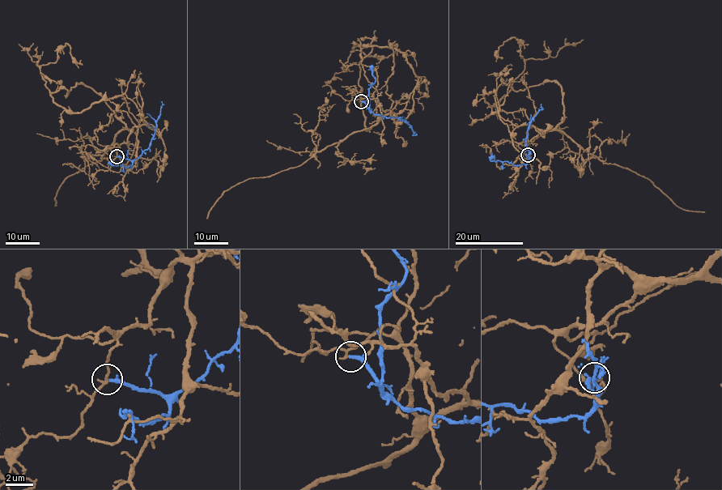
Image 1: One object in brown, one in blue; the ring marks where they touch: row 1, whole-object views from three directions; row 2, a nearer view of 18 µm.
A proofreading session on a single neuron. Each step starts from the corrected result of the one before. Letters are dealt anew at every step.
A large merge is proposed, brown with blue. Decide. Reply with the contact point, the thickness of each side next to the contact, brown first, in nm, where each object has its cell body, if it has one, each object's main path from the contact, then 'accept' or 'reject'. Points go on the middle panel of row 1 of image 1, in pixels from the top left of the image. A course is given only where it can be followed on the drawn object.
at (361, 101); 160 nm thick on the brown side, 280 nm on the other; no cell body on brown; no cell body on blue; brown runs (361, 101), (373, 95), (369, 129), (359, 62), (371, 48), (354, 46), (387, 57), (395, 45), (397, 55); blue runs (361, 101), (366, 103), (375, 114), (405, 121), (412, 128), (413, 134), (416, 134); reject

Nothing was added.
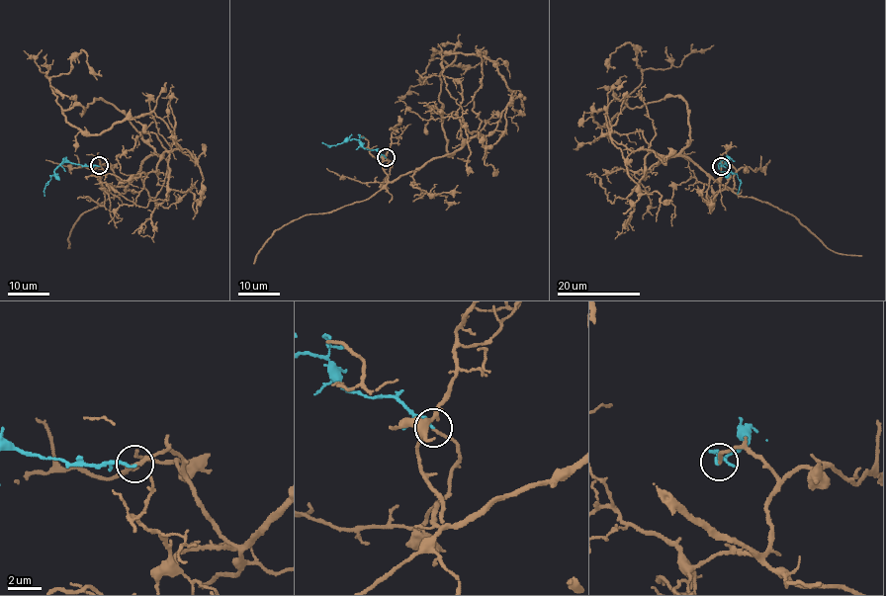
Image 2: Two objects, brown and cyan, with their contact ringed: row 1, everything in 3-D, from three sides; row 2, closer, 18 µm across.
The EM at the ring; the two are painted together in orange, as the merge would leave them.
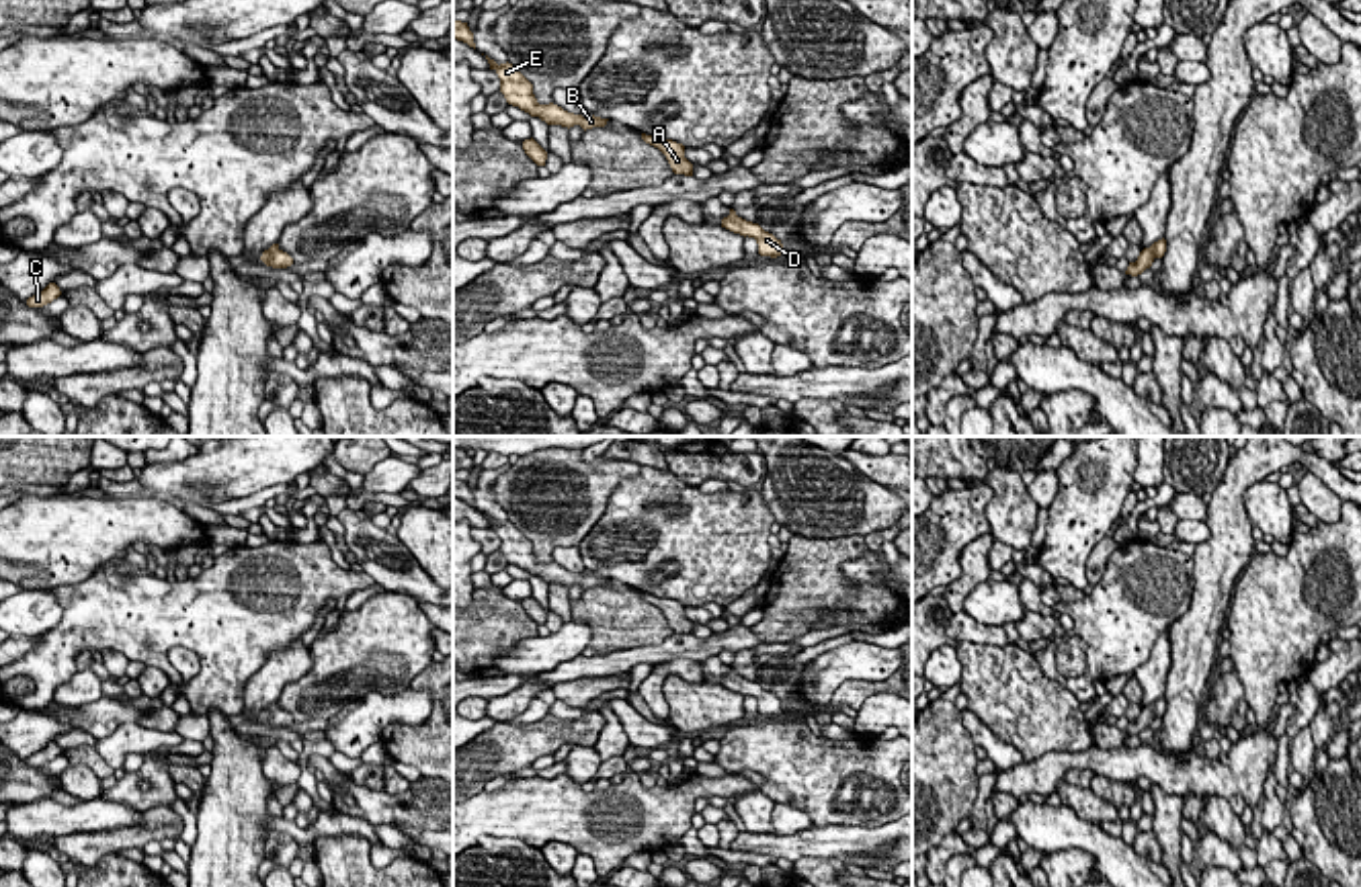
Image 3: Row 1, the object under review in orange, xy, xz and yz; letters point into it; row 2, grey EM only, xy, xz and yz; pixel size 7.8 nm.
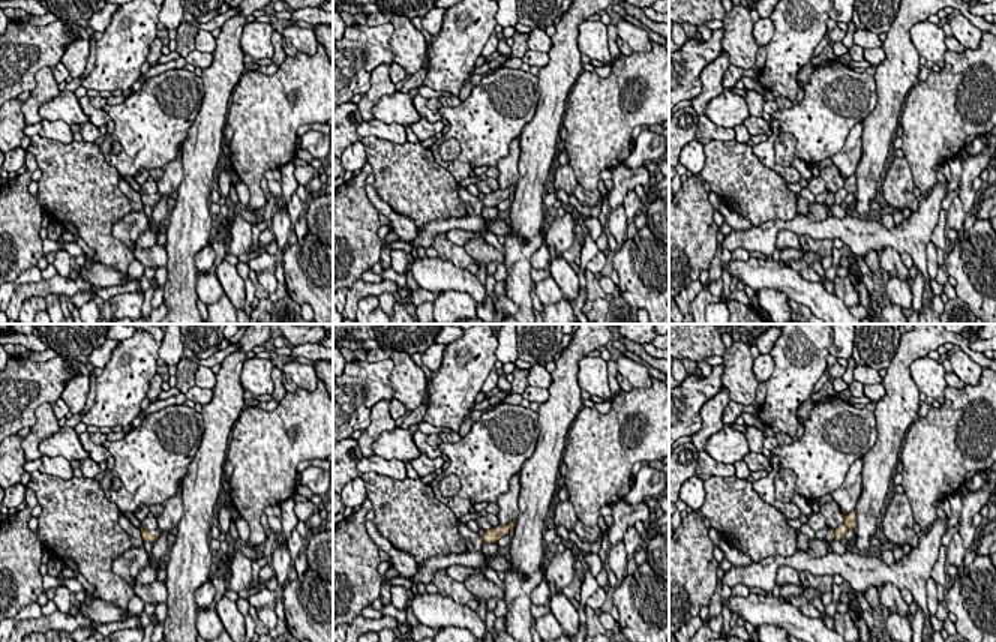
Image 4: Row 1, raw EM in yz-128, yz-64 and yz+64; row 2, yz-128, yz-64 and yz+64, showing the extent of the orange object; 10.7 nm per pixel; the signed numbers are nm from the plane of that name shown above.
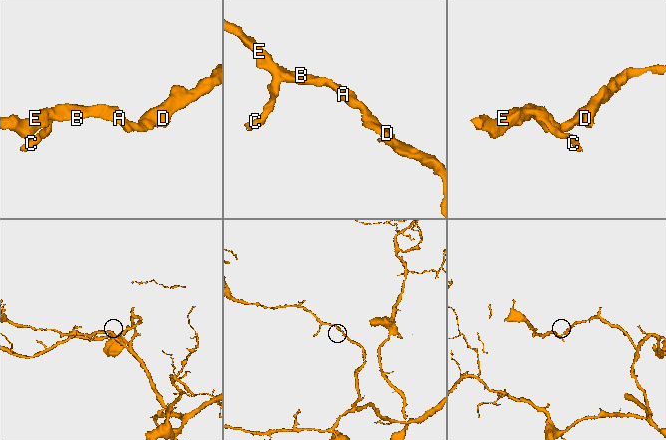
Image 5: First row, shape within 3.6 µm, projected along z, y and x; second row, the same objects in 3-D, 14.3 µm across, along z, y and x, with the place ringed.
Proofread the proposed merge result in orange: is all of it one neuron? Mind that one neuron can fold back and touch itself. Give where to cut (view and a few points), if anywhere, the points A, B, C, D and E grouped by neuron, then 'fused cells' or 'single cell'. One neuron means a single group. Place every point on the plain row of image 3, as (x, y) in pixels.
cut none; groups A B C D E; single cell

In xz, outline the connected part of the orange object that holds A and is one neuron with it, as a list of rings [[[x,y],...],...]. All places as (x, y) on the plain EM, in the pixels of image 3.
[[[642,592],[642,598],[654,606],[658,606],[674,633],[693,635],[693,623],[685,617],[685,604],[672,598],[656,598],[652,594]]]

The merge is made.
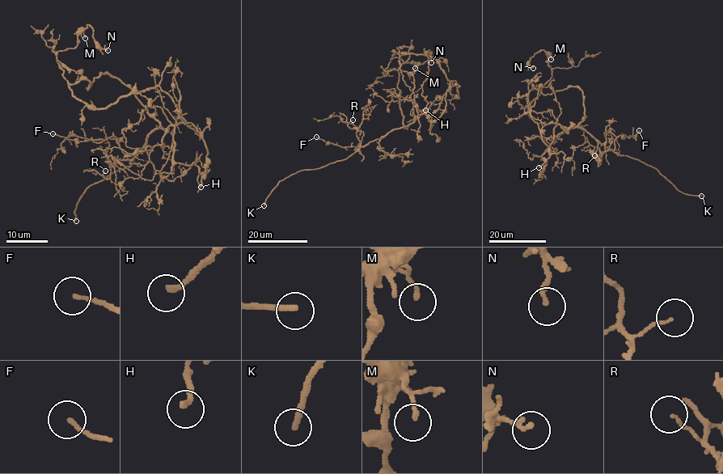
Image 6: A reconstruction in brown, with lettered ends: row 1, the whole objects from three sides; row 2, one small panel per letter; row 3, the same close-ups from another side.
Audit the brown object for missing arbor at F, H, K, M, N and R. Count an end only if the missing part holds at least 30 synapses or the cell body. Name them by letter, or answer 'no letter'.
K

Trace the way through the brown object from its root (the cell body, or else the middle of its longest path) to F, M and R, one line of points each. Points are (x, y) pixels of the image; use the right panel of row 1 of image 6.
F: (584, 106), (585, 115), (578, 125), (612, 150), (620, 135), (630, 137), (636, 135), (639, 130)
M: (584, 106), (580, 87), (568, 86), (544, 95), (532, 87), (540, 89), (550, 78), (551, 59)
R: (584, 106), (585, 115), (578, 125), (612, 150), (602, 151), (600, 161), (594, 155)

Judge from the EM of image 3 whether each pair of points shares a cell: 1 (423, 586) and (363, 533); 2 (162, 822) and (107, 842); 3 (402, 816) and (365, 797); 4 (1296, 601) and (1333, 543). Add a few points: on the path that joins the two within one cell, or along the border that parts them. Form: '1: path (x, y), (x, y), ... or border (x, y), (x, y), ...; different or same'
1: path (408, 578), (376, 547); same
2: path (148, 830), (121, 838); same
3: path (394, 810), (374, 806); same
4: path (1302, 584), (1331, 560); same

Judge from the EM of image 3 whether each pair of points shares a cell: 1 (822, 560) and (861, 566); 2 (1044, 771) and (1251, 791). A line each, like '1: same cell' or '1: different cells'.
1: different cells
2: same cell

